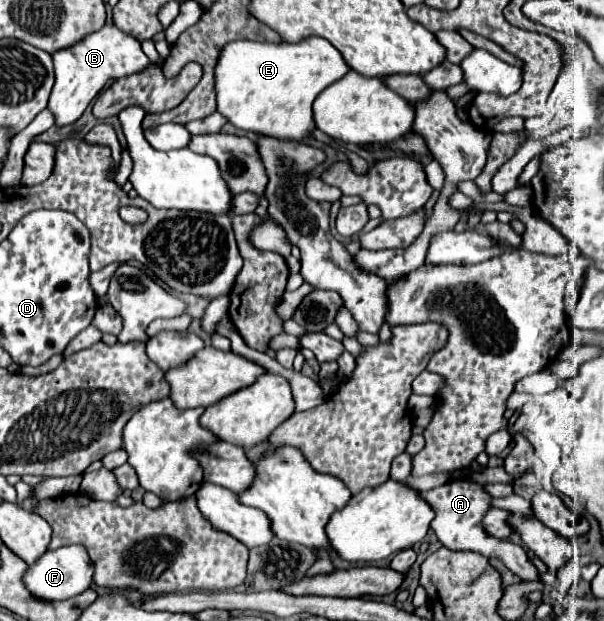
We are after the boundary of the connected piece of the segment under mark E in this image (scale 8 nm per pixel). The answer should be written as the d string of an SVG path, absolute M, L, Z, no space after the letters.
M309 37L301 43L257 43L257 41L233 41L223 47L219 65L215 69L215 91L217 91L217 111L237 129L259 133L275 139L303 141L315 129L315 119L311 105L315 97L349 73L349 65L341 53L321 37Z

